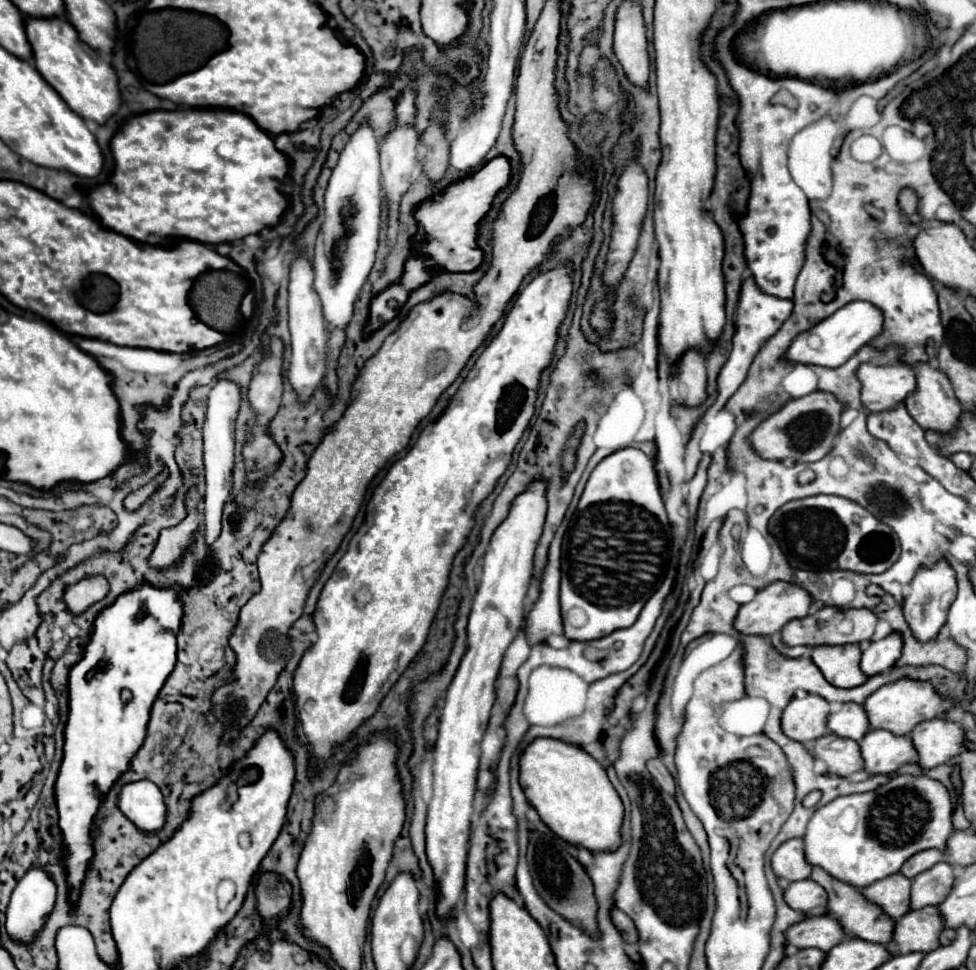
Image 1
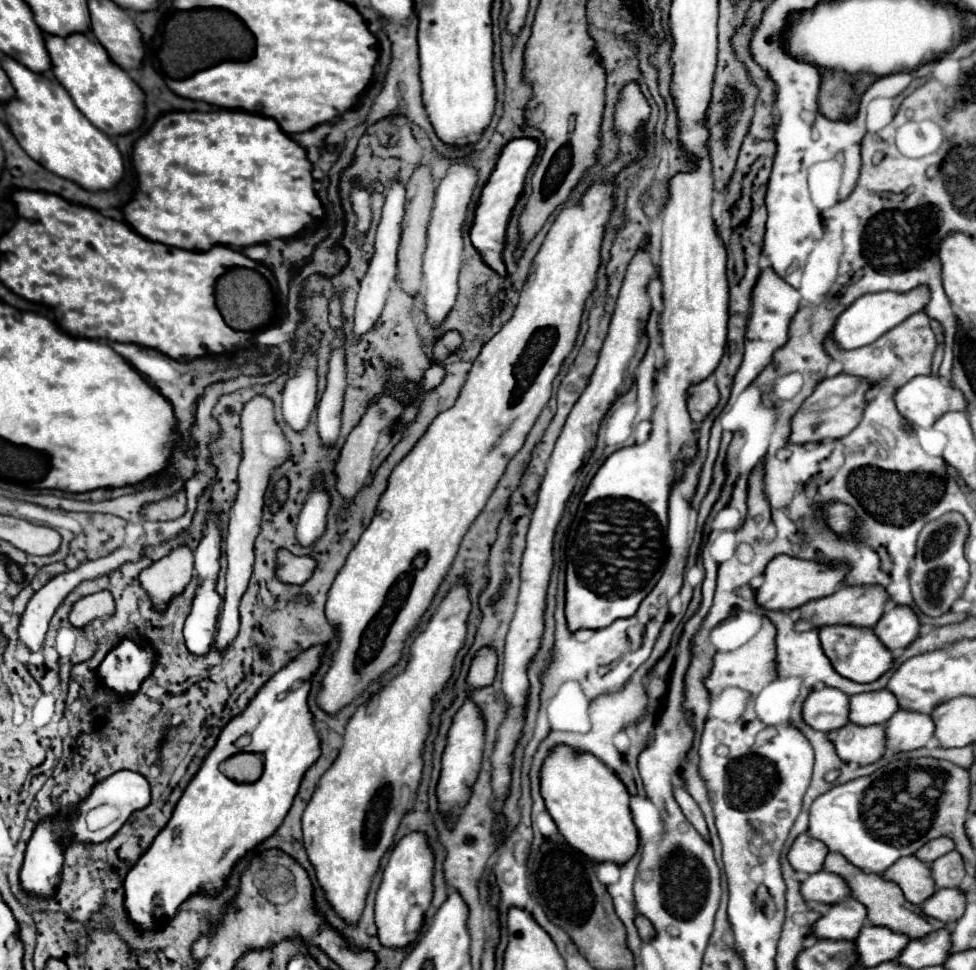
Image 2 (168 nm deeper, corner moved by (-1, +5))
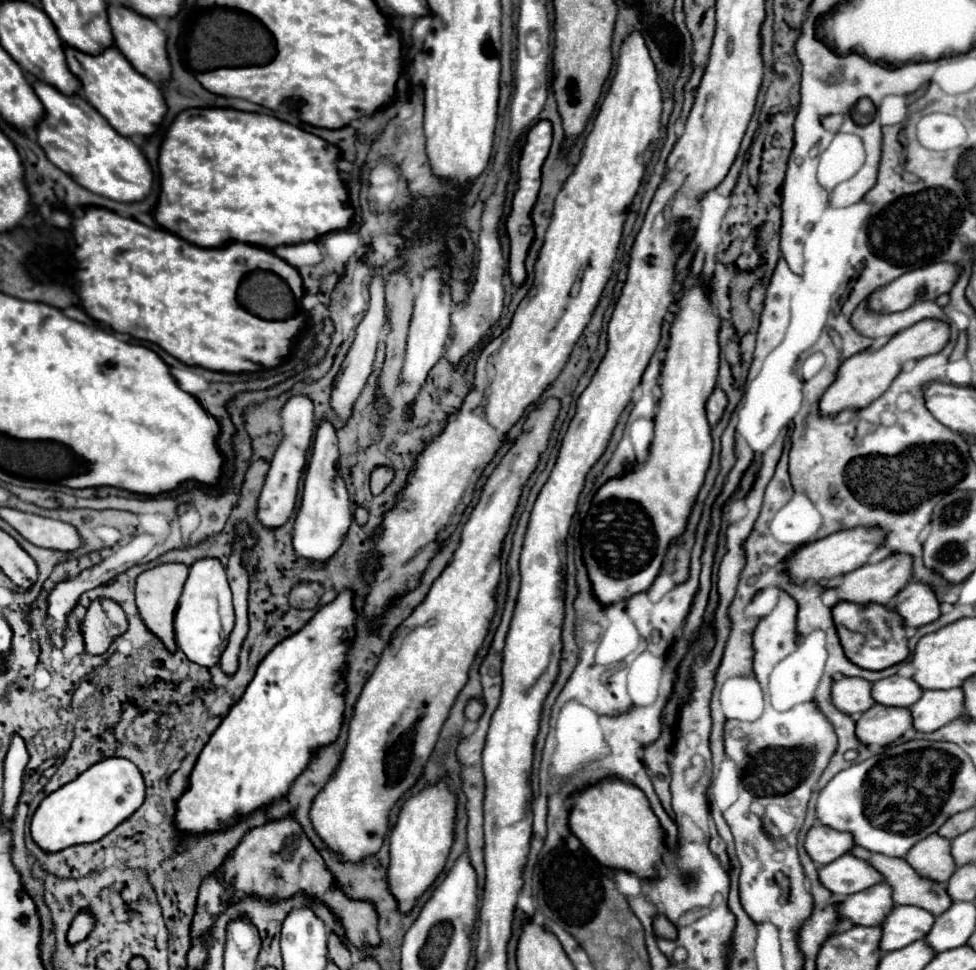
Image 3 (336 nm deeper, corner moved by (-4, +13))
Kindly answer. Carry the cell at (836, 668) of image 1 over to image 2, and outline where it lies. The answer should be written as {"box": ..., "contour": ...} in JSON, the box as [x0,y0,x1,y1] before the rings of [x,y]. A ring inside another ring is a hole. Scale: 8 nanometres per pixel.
{"box":[820,628,892,684],"contour":[[[822,628],[820,642],[822,642],[824,654],[832,662],[832,668],[840,676],[844,676],[852,682],[860,682],[860,684],[874,682],[892,664],[890,650],[884,648],[884,644],[880,644],[880,640],[876,638],[876,634],[870,628]]]}

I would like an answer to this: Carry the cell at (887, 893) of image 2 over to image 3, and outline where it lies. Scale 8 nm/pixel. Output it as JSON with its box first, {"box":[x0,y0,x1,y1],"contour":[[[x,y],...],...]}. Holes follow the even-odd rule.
{"box":[851,846,953,916],"contour":[[[855,846],[851,852],[853,852],[855,856],[859,856],[859,858],[869,860],[869,862],[885,876],[885,882],[893,888],[893,900],[895,900],[895,904],[913,904],[913,906],[919,906],[919,908],[929,910],[929,912],[935,914],[935,916],[943,914],[943,912],[953,904],[953,900],[951,900],[949,894],[947,894],[947,888],[945,888],[941,882],[935,882],[935,880],[925,878],[925,876],[919,876],[919,874],[915,872],[915,868],[911,868],[911,866],[907,864],[905,858],[891,858],[891,856],[867,852],[865,848],[859,848],[859,846]]]}

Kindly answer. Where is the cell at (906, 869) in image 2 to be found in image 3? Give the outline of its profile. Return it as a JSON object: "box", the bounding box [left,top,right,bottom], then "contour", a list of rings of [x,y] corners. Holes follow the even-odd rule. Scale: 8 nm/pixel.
{"box":[905,834,957,884],"contour":[[[931,834],[925,840],[921,840],[919,844],[915,844],[915,848],[911,848],[911,852],[905,856],[905,860],[921,876],[927,876],[927,878],[943,882],[943,884],[957,870],[957,864],[951,856],[951,840],[943,838],[939,834]]]}

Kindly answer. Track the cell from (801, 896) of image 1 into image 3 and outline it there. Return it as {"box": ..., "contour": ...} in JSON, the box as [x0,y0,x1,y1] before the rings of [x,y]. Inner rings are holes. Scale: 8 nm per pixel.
{"box":[819,852,883,894],"contour":[[[849,852],[819,868],[819,878],[833,894],[855,894],[883,882],[883,874],[879,870]]]}

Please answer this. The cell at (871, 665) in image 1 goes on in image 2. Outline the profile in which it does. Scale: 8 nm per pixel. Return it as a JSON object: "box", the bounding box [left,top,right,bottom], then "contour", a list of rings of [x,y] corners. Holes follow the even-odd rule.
{"box":[874,606,920,650],"contour":[[[894,606],[874,626],[874,634],[888,650],[906,648],[918,636],[918,630],[920,622],[916,614],[906,606]]]}

